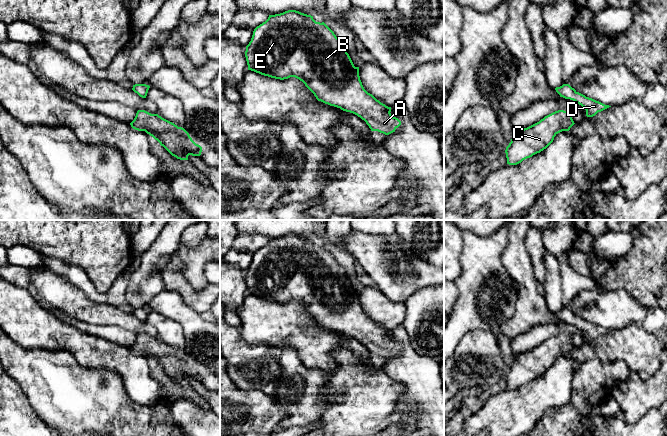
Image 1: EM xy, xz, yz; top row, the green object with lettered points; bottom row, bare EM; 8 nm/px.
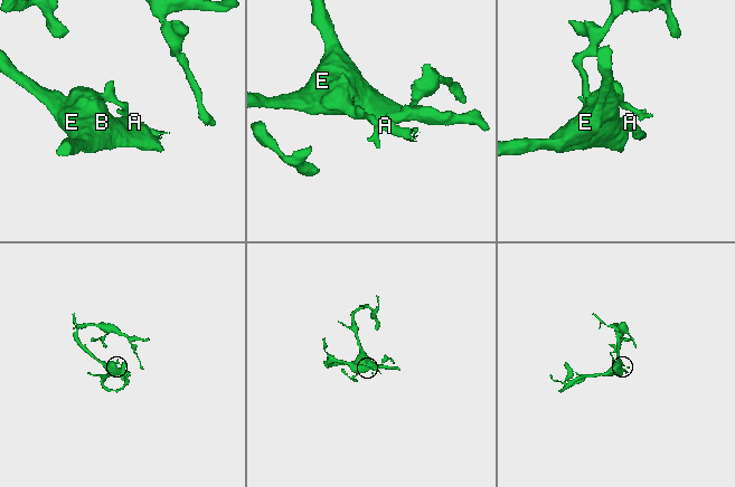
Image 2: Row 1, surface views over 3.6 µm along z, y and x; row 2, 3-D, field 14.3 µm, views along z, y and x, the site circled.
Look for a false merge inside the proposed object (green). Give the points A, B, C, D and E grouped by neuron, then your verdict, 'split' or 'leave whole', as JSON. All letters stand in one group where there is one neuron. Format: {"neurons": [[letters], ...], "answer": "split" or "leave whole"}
{"neurons": [["A", "B", "C", "D", "E"]], "answer": "leave whole"}

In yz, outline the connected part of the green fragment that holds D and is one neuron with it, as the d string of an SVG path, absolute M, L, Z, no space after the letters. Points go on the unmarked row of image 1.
M563 308L560 311L555 312L556 316L565 323L570 323L581 329L586 334L587 341L593 341L598 336L601 336L611 330L605 329L599 325L592 322L586 321L585 319L577 316L569 308Z

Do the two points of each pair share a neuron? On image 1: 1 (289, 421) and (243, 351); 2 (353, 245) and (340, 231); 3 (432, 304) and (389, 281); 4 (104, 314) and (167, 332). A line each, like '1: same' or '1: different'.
1: same
2: different
3: different
4: different

